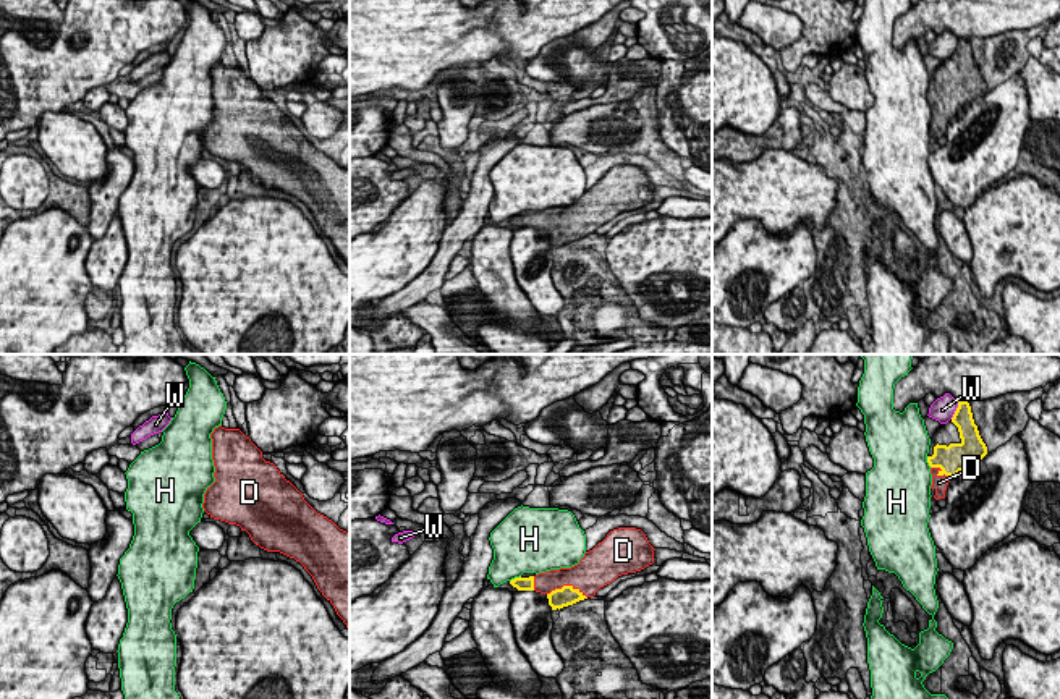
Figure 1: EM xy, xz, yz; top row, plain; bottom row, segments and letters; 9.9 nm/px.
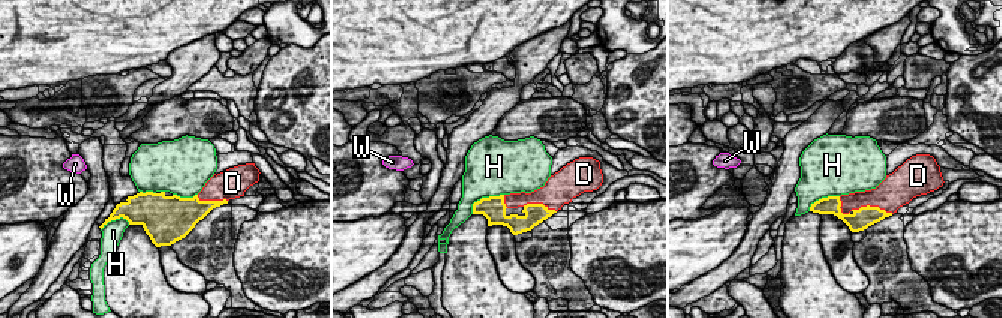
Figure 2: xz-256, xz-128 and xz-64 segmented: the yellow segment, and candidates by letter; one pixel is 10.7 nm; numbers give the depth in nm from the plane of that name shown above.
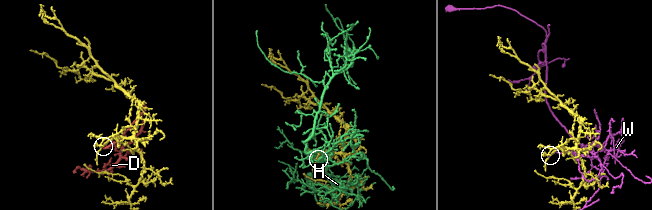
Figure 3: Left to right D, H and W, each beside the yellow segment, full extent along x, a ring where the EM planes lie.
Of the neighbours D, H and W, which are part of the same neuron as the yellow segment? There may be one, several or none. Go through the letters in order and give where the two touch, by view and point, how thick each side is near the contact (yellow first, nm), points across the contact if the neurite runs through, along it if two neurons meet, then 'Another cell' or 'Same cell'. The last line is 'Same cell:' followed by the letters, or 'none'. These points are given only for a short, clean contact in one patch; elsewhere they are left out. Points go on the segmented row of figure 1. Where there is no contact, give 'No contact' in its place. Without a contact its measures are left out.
D: Touches yellow at xz (567, 586). Thickness 190 nm (yellow) against 320 nm. Same cell
H: Touches yellow at xz (515, 578). Thickness 130 nm (yellow) against 420 nm. Another cell
W: Touches yellow at yz (957, 410). Thickness 190 nm (yellow) against 240 nm. Another cell
Same cell: D

